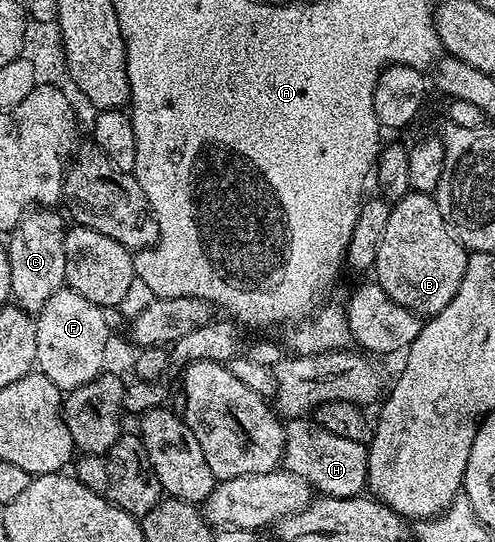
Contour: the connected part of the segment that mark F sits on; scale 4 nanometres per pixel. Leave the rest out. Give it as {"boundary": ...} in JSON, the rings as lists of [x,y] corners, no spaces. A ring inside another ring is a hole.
{"boundary":[[[64,285],[59,291],[53,293],[45,305],[37,313],[35,328],[37,329],[37,371],[38,374],[49,377],[53,385],[66,393],[93,381],[104,374],[103,362],[107,359],[107,315],[104,308],[93,305],[93,301],[85,301],[81,293]]]}

